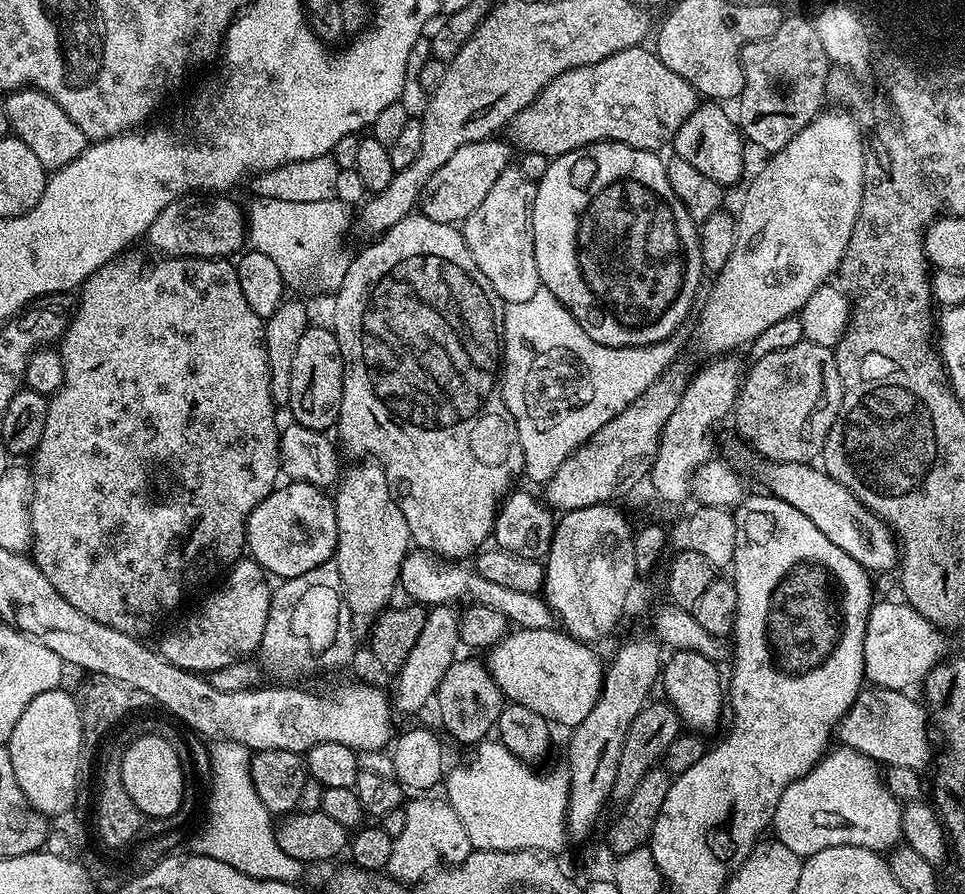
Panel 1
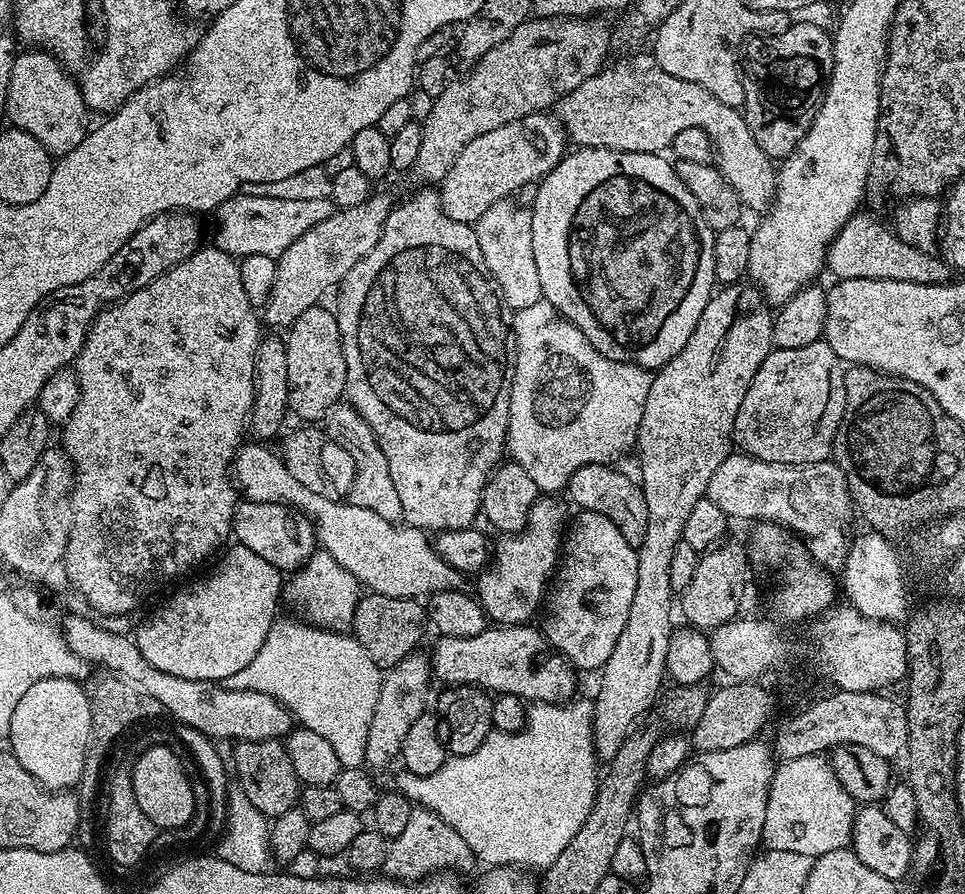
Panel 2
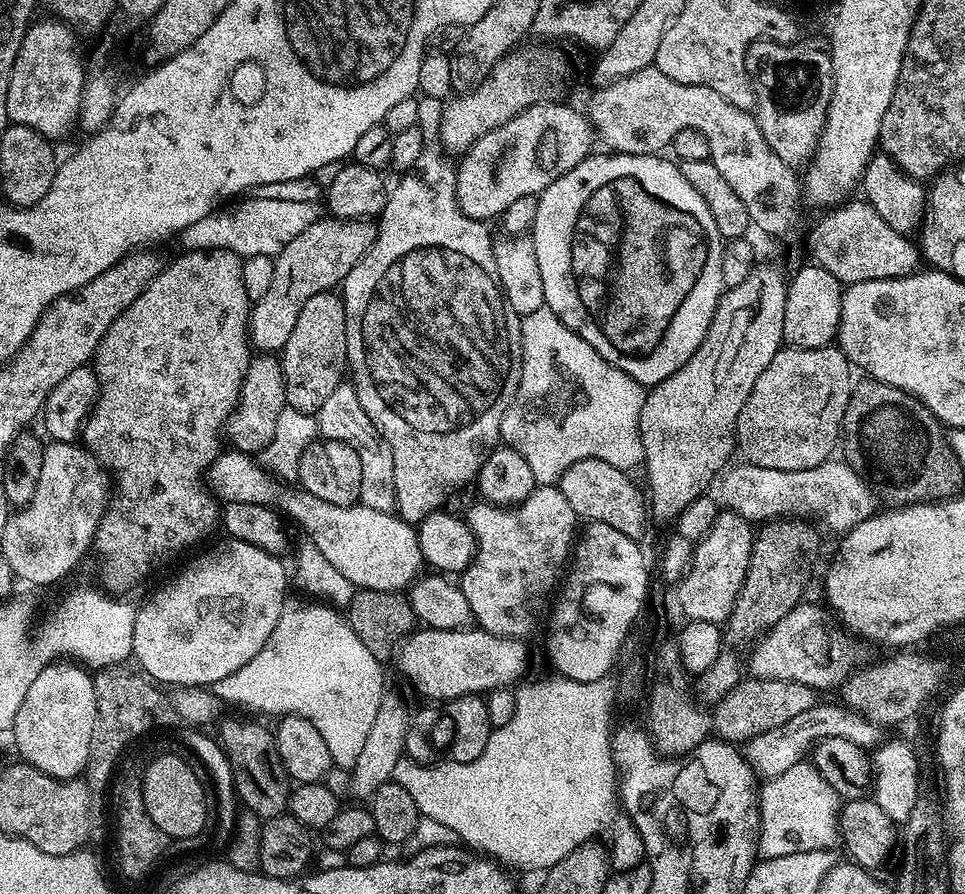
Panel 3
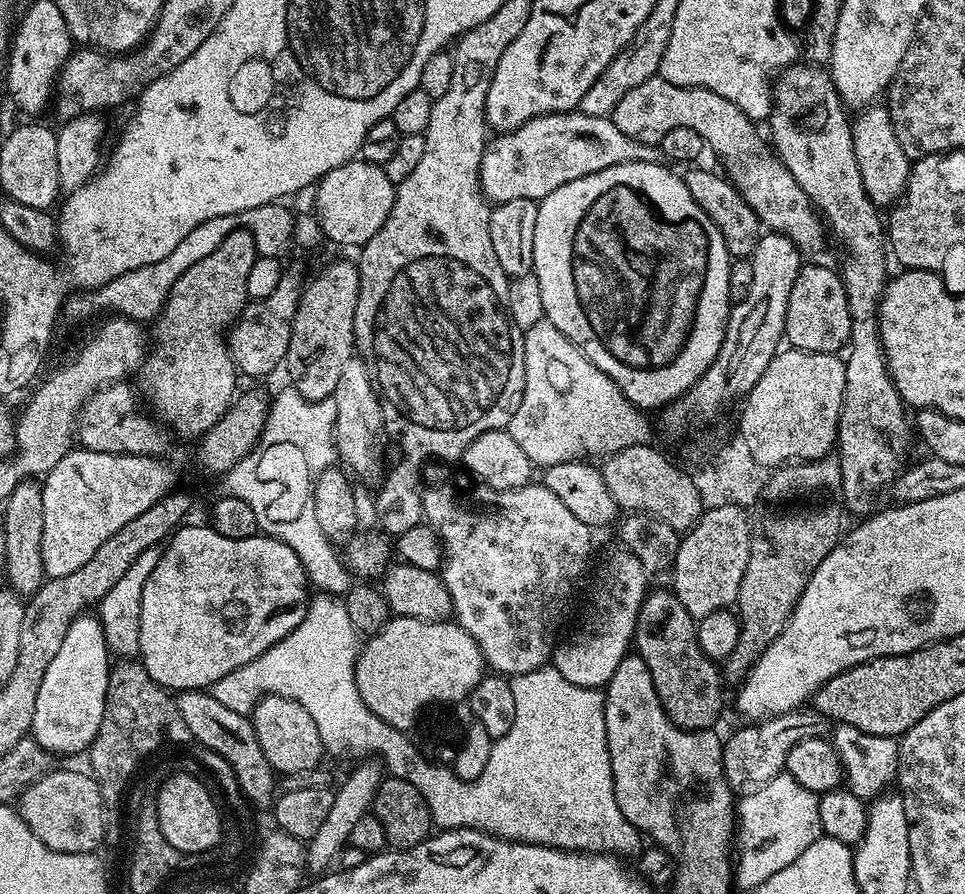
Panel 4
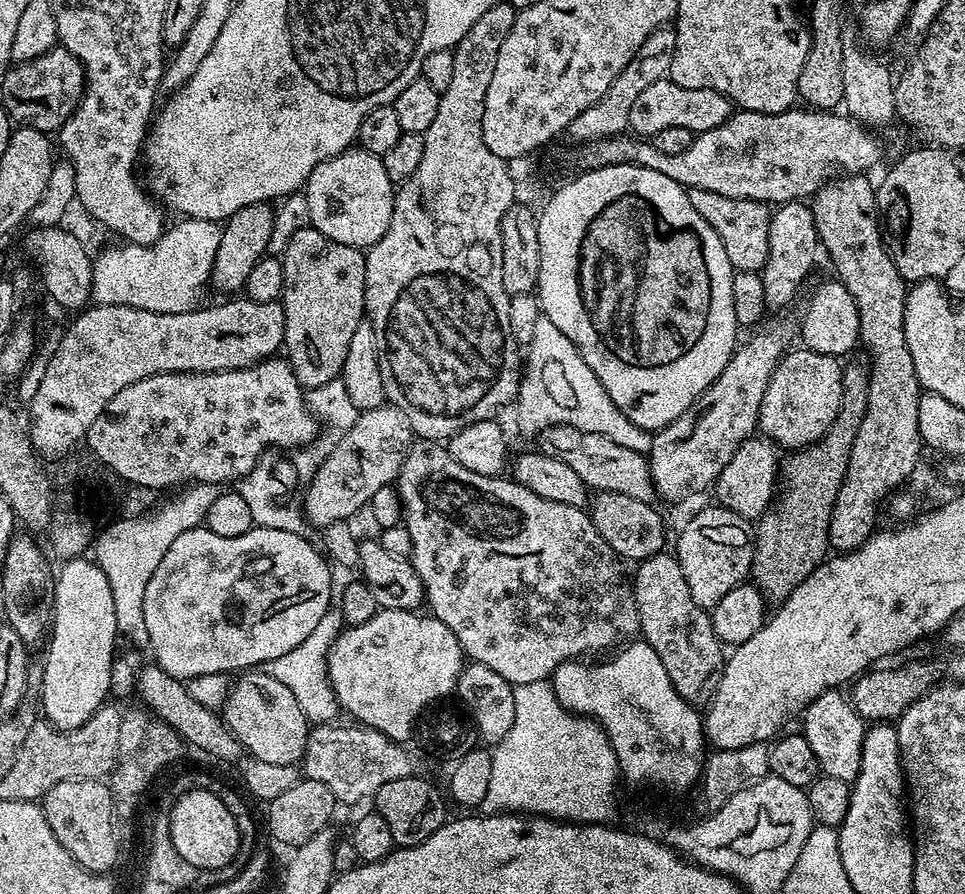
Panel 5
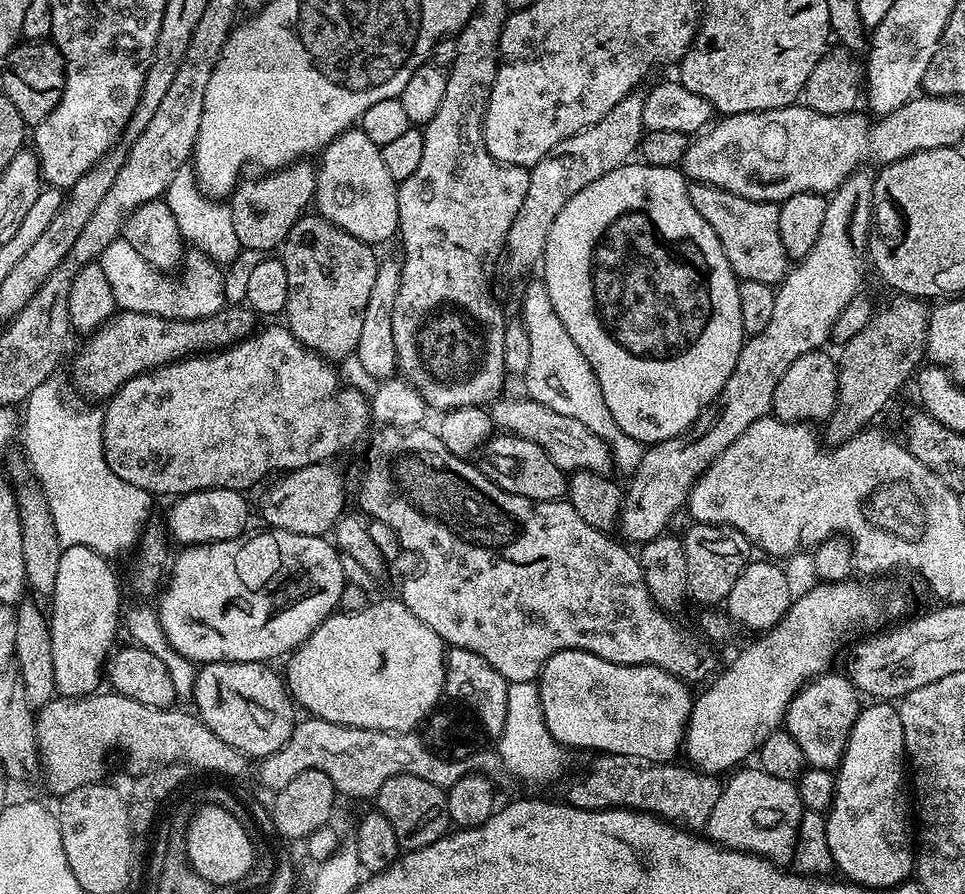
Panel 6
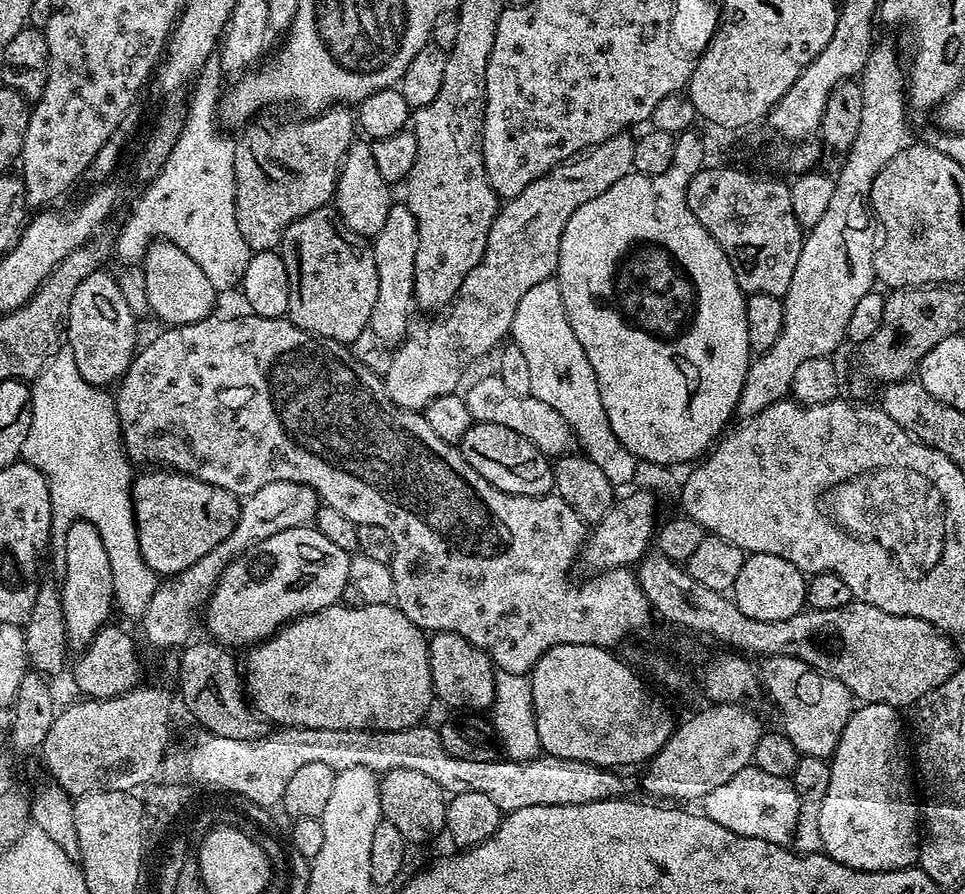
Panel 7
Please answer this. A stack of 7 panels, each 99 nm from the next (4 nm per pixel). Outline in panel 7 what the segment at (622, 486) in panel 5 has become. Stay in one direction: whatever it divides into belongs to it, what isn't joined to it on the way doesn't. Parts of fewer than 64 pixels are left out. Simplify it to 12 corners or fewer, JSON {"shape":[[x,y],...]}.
{"shape":[[498,374],[463,397],[475,423],[494,422],[549,458],[577,447],[558,410],[510,394]]}

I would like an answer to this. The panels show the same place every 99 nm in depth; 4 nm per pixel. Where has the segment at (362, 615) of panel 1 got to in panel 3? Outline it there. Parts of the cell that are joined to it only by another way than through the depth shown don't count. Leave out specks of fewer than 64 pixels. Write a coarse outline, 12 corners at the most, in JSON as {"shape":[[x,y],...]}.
{"shape":[[340,384],[316,416],[319,435],[353,447],[362,462],[359,503],[392,510],[394,458]]}

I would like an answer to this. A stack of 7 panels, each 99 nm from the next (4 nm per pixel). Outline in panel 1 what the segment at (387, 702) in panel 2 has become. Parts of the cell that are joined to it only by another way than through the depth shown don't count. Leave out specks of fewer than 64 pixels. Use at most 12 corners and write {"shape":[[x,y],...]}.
{"shape":[[427,609],[395,673],[394,708],[429,707],[457,659],[460,612]]}

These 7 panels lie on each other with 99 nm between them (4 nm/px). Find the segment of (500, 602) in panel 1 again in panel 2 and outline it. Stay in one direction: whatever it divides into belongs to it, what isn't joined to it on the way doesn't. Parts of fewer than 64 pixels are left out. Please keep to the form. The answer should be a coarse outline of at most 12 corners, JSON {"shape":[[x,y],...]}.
{"shape":[[250,442],[233,460],[245,499],[303,513],[319,547],[371,592],[461,587],[423,529],[325,498]]}

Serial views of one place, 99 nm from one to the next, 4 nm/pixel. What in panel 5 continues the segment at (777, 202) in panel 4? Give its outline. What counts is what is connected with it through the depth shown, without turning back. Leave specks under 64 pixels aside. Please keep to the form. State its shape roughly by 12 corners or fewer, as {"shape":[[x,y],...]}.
{"shape":[[654,82],[630,106],[628,128],[705,132],[732,101],[709,88]]}

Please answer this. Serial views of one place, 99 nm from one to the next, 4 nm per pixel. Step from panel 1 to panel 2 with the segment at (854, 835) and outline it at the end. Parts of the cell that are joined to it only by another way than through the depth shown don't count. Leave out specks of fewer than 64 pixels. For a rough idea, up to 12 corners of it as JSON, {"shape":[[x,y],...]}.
{"shape":[[823,755],[772,774],[763,847],[849,847],[857,807]]}

